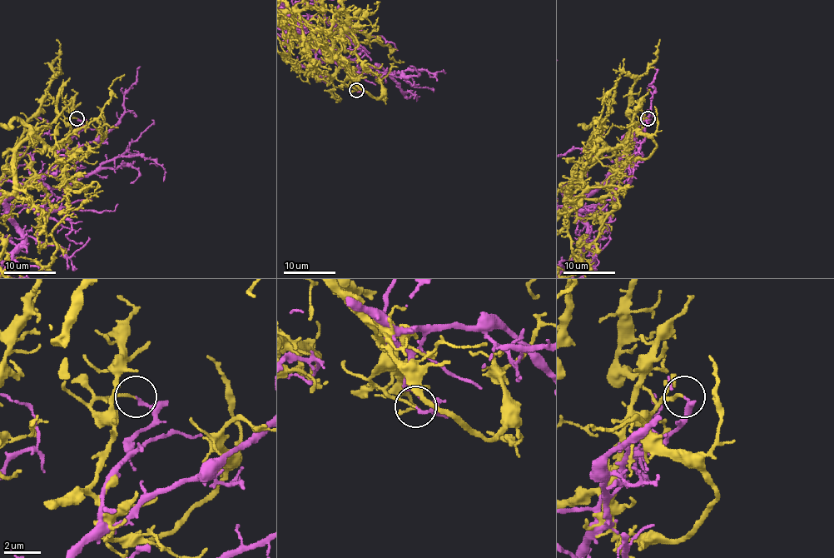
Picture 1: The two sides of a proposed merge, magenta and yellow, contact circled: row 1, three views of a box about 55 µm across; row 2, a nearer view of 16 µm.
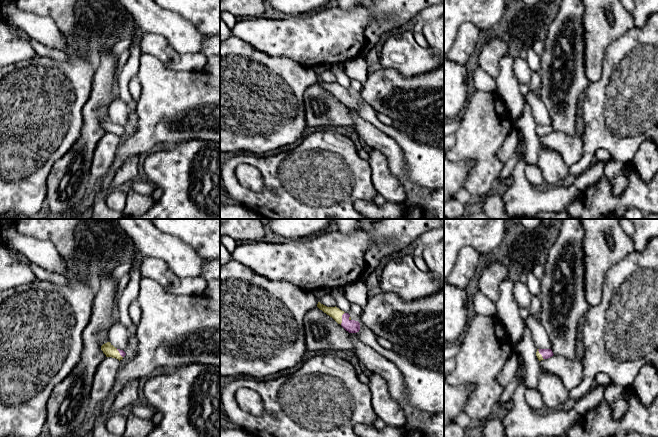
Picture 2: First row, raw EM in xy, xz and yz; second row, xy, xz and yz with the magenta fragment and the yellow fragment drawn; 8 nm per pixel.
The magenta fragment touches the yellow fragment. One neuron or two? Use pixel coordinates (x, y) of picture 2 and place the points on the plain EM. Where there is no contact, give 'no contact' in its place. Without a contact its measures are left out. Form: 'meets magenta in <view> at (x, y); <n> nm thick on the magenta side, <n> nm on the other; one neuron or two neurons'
meets magenta in xz at (342, 94); 110 nm thick on the magenta side, 90 nm on the other; two neurons

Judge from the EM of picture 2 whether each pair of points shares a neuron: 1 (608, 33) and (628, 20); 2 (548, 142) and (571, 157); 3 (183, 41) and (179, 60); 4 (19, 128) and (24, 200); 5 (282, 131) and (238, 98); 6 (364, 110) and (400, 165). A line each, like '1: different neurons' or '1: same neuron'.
1: same neuron
2: same neuron
3: different neurons
4: same neuron
5: same neuron
6: different neurons

